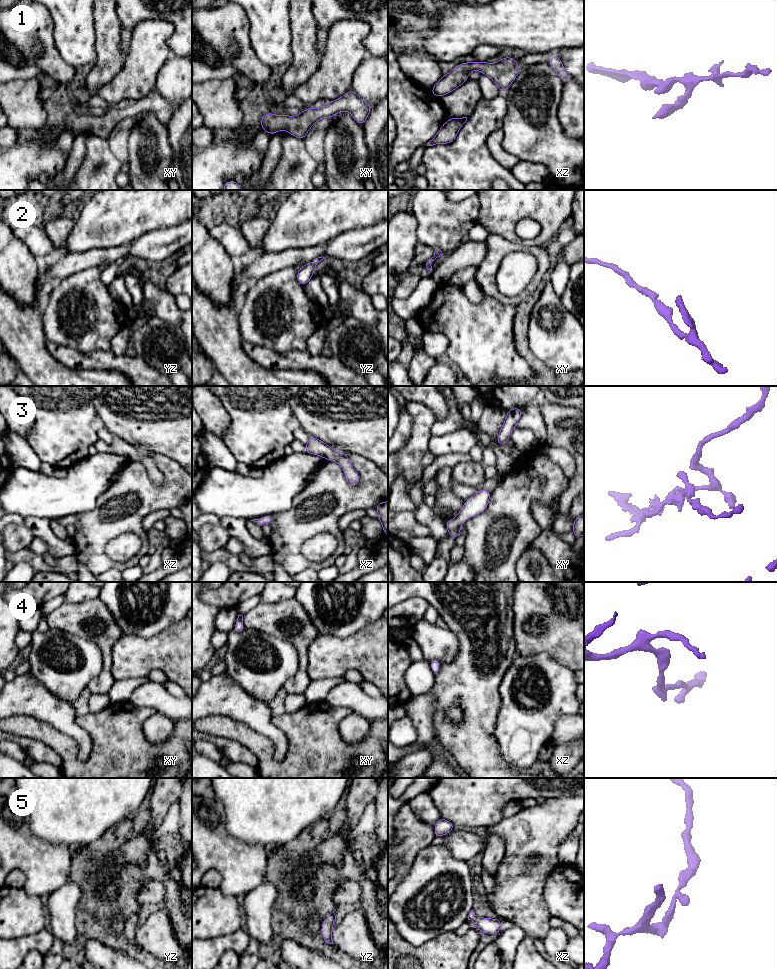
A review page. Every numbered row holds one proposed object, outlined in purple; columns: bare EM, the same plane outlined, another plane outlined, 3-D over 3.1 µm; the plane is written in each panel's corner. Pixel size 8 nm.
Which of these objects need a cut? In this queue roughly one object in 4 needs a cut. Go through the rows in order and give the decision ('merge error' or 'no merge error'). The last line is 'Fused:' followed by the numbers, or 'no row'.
1: no merge error
2: no merge error
3: no merge error
4: no merge error
5: no merge error
Fused: no row

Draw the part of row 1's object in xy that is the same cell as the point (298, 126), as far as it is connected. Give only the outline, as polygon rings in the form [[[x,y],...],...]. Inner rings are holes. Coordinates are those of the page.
[[[352,88],[341,98],[325,103],[320,108],[307,108],[298,116],[274,115],[272,112],[261,117],[261,130],[274,135],[279,130],[286,130],[289,134],[305,140],[307,132],[316,121],[321,118],[331,118],[335,114],[349,111],[354,120],[363,125],[372,107],[363,101]]]

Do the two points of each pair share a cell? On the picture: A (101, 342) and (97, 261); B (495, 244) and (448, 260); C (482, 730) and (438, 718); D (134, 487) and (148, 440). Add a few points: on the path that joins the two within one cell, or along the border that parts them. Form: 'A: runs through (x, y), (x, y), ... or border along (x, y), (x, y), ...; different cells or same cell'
A: border along (101, 268), (89, 267), (74, 273); different cells
B: border along (485, 241), (487, 252), (477, 267); different cells
C: runs through (471, 730), (449, 729); same cell
D: border along (149, 451), (161, 453), (171, 459); different cells

